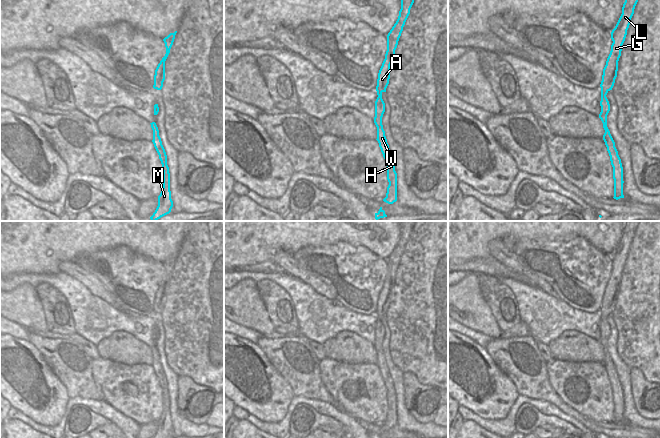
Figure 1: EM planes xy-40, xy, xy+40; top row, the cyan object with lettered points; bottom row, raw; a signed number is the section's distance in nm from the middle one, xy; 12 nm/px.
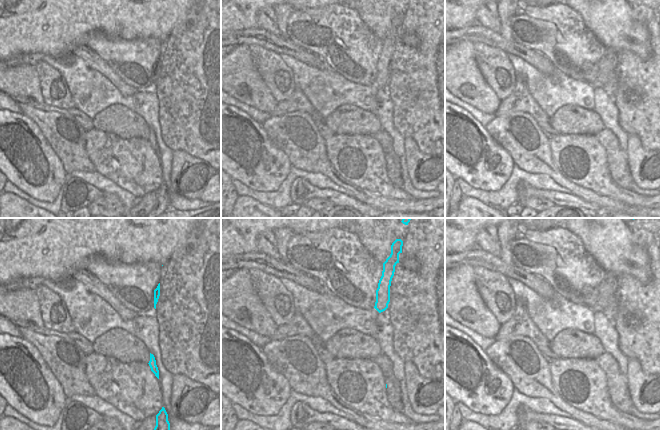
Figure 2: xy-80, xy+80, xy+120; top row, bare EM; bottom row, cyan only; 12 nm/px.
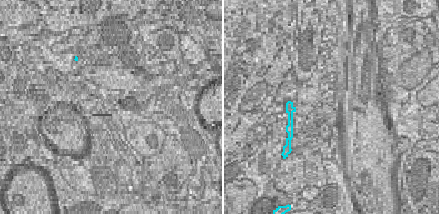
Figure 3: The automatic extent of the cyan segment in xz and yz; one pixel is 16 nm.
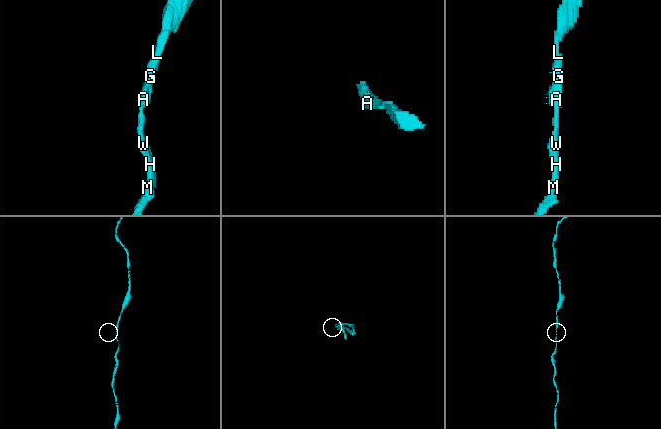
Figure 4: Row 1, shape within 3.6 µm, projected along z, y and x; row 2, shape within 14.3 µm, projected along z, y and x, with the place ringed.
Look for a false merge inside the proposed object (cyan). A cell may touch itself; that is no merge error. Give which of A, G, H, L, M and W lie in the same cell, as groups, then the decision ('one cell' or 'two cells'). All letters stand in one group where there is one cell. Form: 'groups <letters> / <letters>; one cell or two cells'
groups A G H L M W; one cell

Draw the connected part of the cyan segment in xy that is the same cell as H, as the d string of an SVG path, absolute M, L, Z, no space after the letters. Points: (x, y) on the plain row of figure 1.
M402 221L401 223L401 233L399 235L399 240L387 259L387 275L385 278L385 283L378 297L377 303L377 323L375 325L375 341L374 347L377 351L377 365L379 371L385 383L387 389L387 404L389 409L387 411L386 421L383 423L384 426L388 428L393 428L397 425L397 397L395 395L394 384L387 367L385 360L385 355L382 349L382 341L385 336L385 327L382 323L382 317L386 316L386 312L389 308L390 303L390 289L394 283L395 274L398 269L399 262L403 255L405 246L410 238L410 233L414 227L415 221Z

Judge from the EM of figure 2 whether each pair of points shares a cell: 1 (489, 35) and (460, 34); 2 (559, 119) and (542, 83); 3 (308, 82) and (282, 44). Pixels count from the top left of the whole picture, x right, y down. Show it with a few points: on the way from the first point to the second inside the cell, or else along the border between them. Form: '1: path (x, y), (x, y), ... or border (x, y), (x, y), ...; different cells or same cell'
1: path (482, 34), (467, 34); same cell
2: border (579, 105), (563, 105), (550, 118); different cells
3: border (280, 53), (291, 55), (311, 66); different cells

